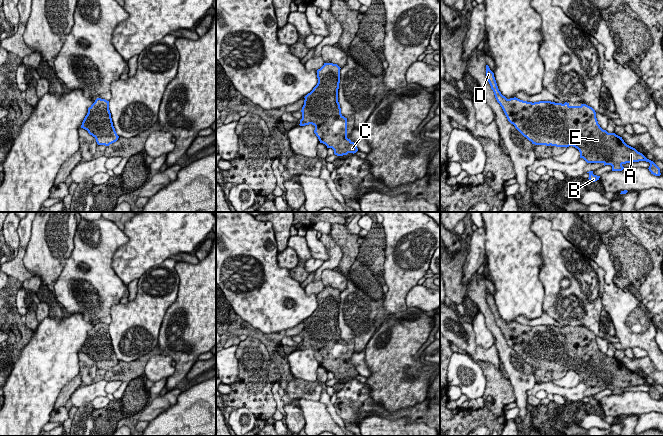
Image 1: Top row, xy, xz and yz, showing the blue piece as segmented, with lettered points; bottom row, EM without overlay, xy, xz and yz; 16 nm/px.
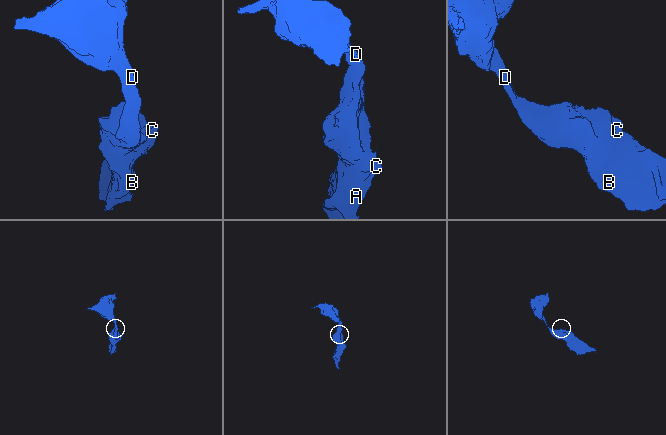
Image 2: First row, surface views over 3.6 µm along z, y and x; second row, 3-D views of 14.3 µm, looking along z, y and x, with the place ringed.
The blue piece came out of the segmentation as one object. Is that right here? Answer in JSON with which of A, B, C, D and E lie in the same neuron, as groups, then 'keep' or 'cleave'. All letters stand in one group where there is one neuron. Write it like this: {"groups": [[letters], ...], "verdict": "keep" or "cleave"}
{"groups": [["A", "B", "C", "D", "E"]], "verdict": "keep"}

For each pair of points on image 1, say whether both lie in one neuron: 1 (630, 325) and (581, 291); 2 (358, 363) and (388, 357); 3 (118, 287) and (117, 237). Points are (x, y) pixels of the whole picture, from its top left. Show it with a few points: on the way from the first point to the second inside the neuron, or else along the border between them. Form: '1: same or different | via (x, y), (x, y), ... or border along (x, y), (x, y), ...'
1: different | border along (603, 282), (603, 293), (600, 297), (602, 307)
2: different | border along (363, 350), (365, 364), (370, 372), (368, 377)
3: same | via (106, 275), (106, 249)

